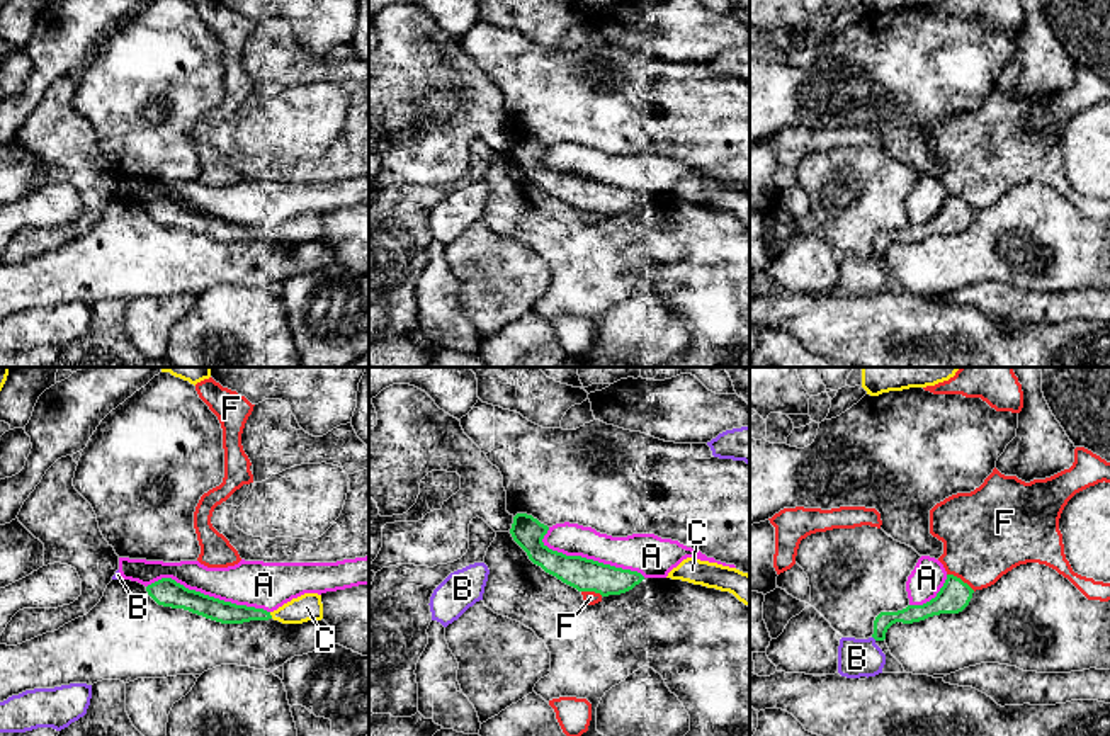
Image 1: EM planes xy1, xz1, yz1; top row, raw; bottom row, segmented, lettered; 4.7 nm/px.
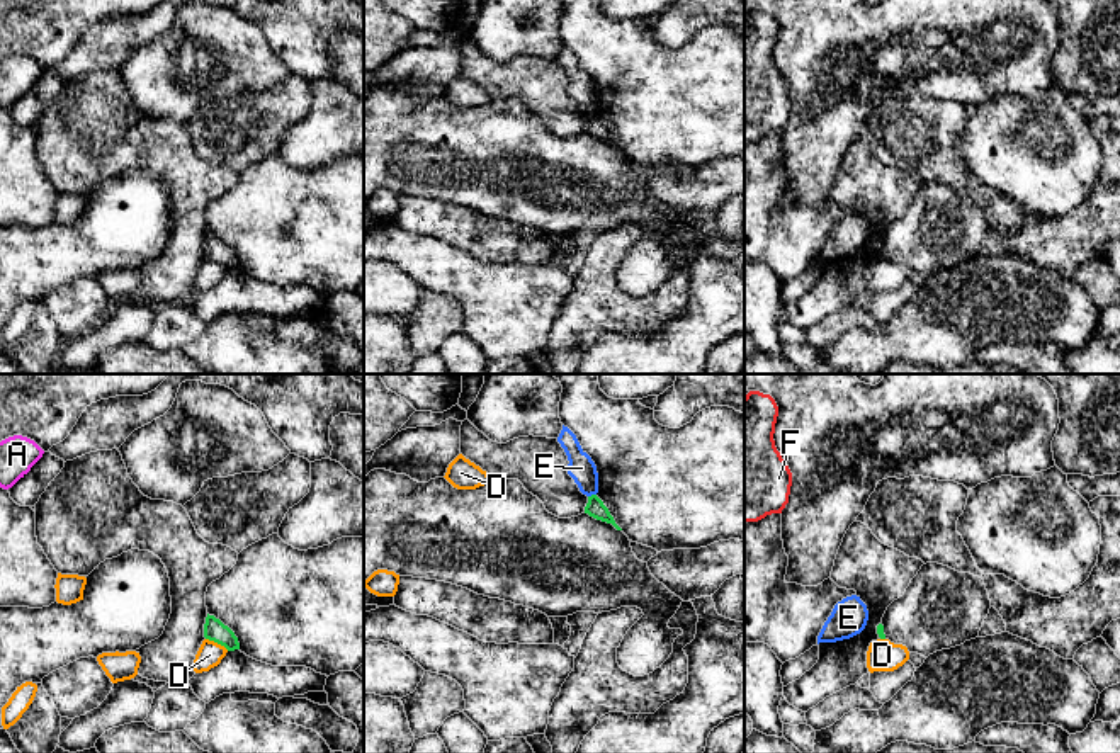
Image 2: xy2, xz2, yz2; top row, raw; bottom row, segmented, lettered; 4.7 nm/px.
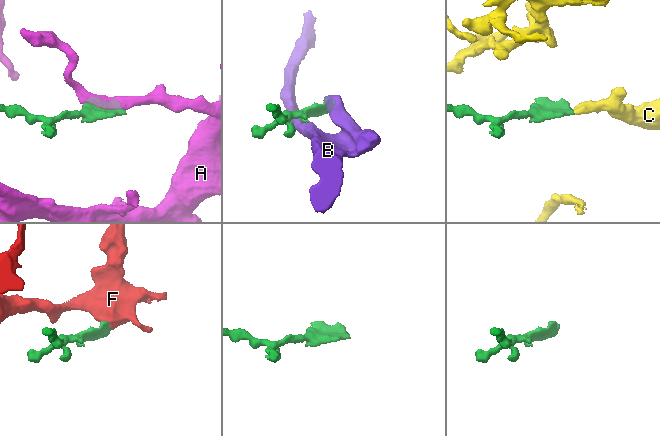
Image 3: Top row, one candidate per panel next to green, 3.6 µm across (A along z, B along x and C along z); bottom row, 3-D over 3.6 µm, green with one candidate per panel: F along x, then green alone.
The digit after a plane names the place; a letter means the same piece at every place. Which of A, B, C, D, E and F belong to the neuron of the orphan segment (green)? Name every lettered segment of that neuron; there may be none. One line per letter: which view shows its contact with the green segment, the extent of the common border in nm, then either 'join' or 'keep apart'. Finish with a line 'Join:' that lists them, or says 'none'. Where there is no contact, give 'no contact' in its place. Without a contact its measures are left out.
A: meets green in xy1; contact 600 nm long; keep apart
B: meets green in yz1; contact 30 nm long; keep apart
C: meets green in xy1; contact 40 nm long; join
D: meets green in xy2; contact 130 nm long; keep apart
E: meets green in xz2; contact 40 nm long; keep apart
F: meets green in yz1; contact 160 nm long; keep apart
Join: C

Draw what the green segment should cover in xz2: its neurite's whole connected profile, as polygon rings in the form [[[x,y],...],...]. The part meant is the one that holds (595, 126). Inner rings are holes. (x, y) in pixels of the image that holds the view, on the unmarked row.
[[[591,114],[588,116],[588,122],[585,126],[585,133],[588,133],[590,136],[597,138],[597,139],[602,139],[602,141],[607,141],[607,143],[612,143],[617,150],[622,150],[614,136],[610,134],[608,127],[603,124],[603,121],[597,116],[597,114]]]

